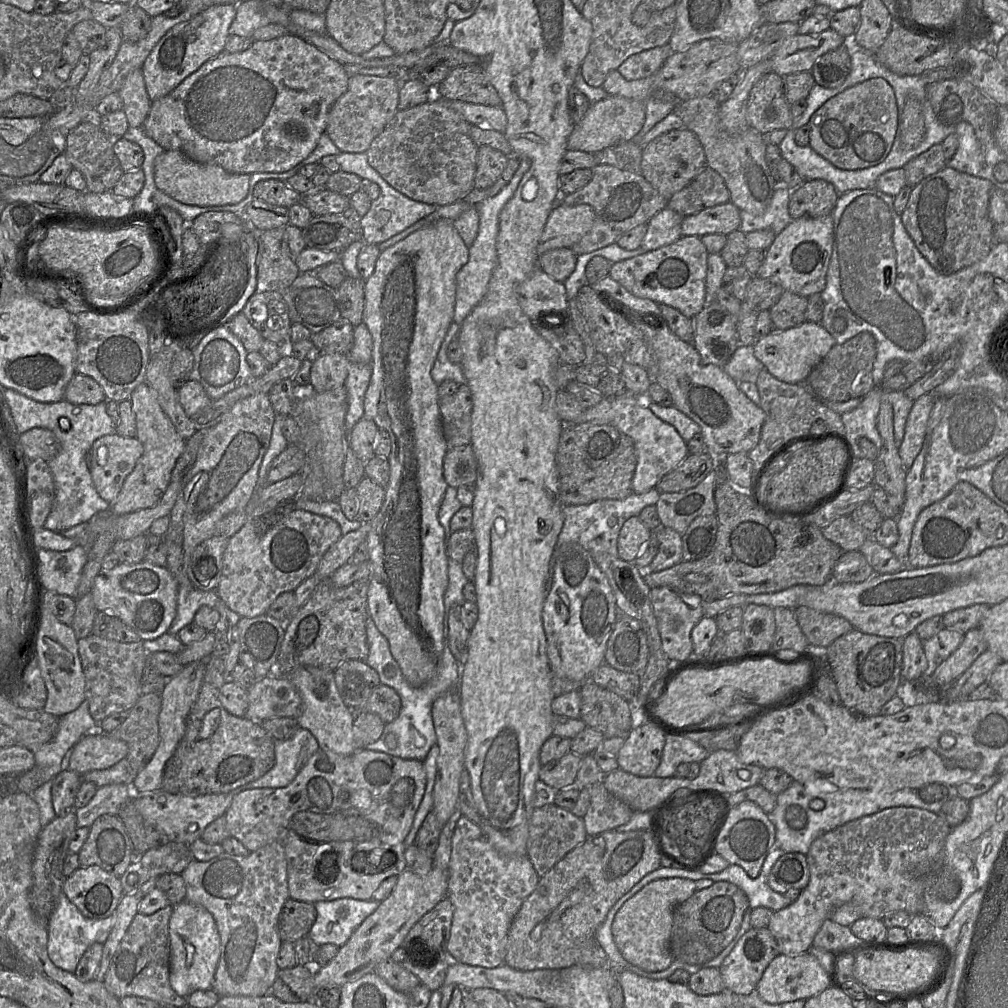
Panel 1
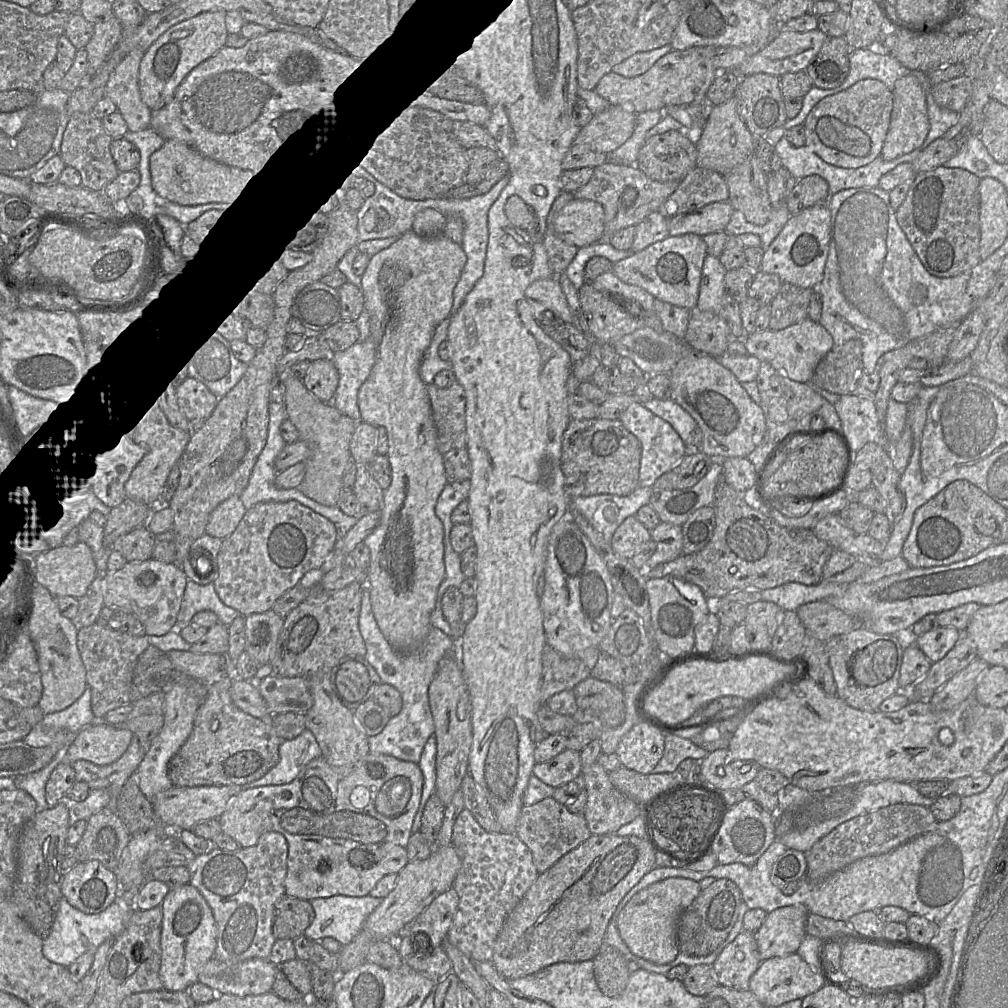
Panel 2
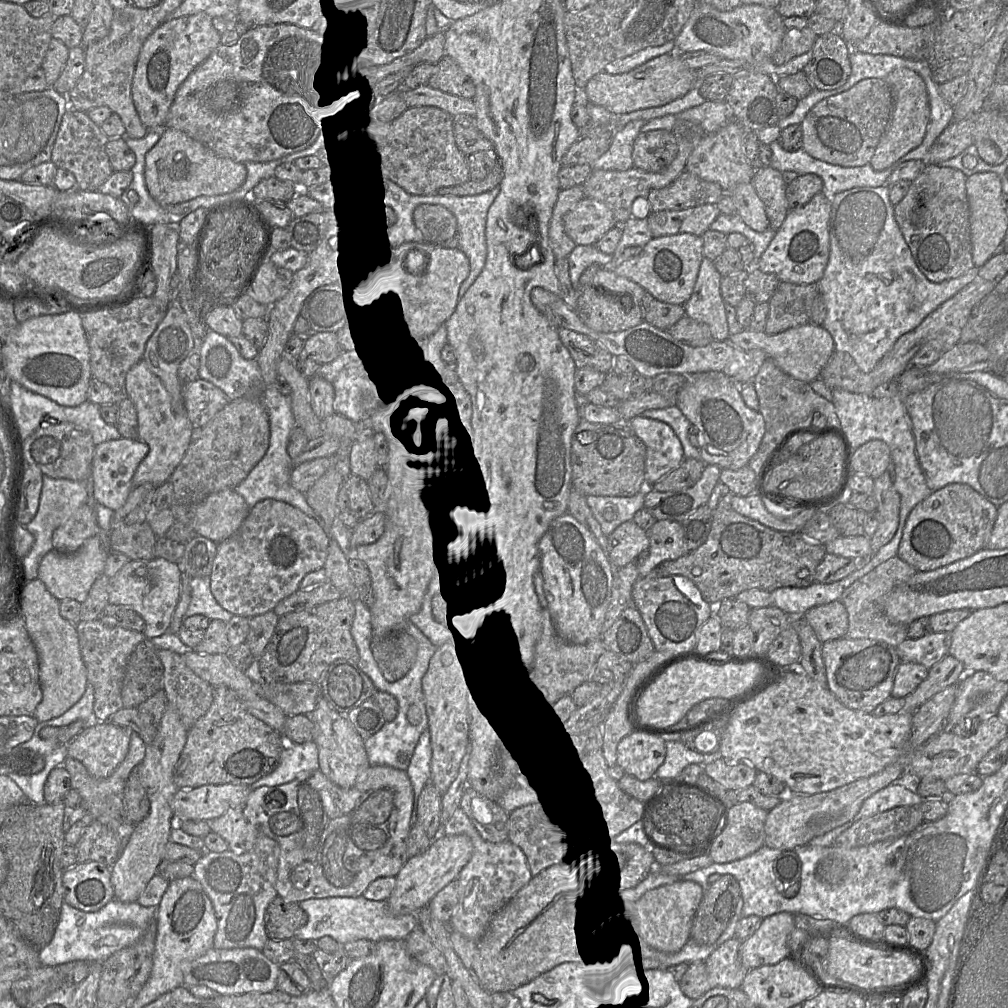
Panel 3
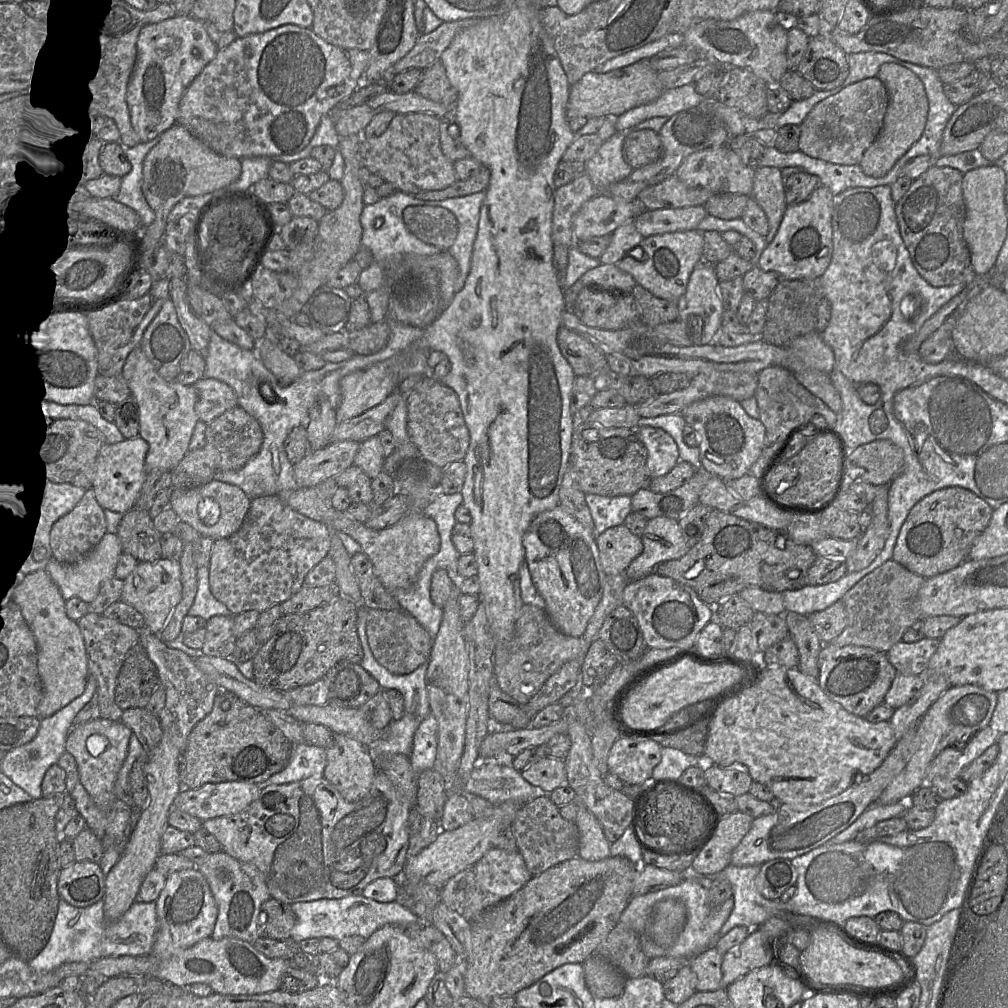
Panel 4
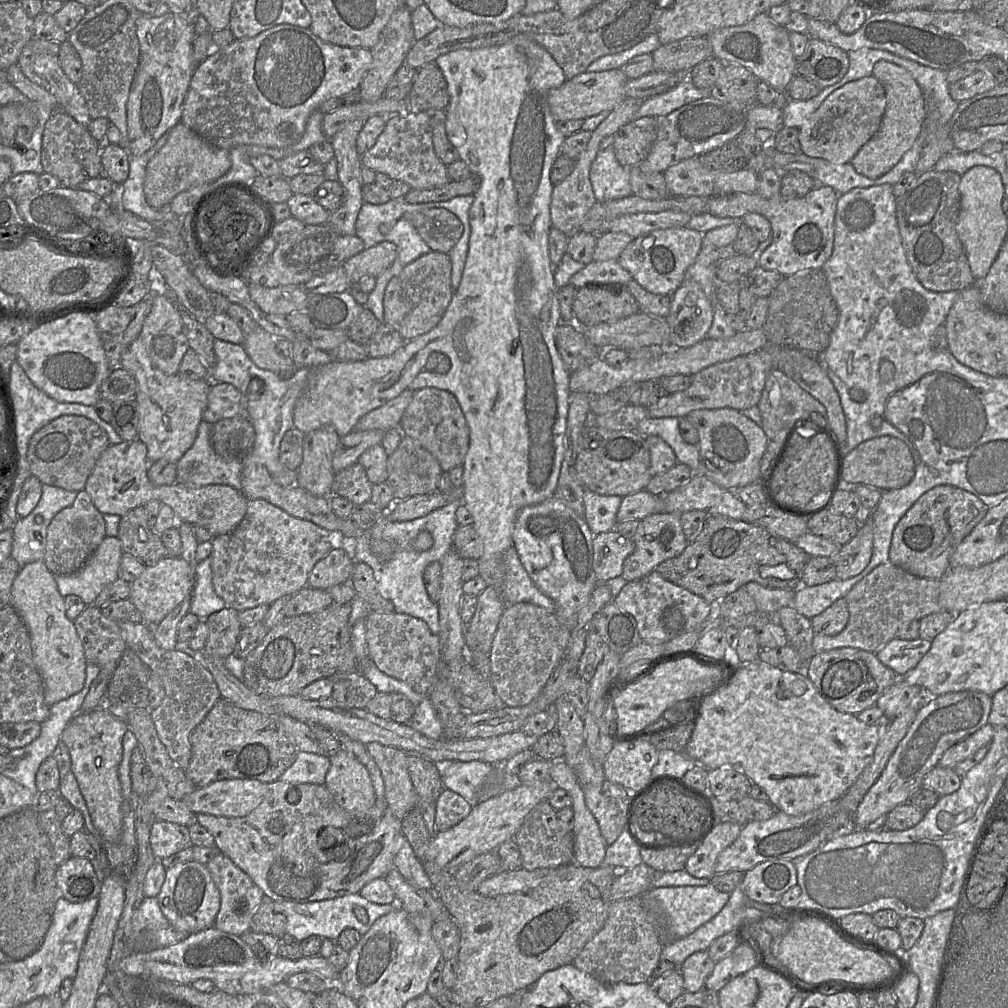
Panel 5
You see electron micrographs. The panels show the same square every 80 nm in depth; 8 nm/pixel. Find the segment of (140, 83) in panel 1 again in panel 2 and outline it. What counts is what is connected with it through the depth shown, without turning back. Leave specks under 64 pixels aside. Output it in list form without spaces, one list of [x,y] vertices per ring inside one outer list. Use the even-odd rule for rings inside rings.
[[[132,49],[111,73],[104,90],[104,97],[114,102],[132,132],[149,128],[152,116],[139,90],[139,68],[145,52]]]

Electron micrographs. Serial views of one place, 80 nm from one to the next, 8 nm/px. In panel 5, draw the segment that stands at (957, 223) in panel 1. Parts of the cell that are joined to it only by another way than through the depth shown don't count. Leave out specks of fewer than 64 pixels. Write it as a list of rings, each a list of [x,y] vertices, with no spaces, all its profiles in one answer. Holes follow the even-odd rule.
[[[931,169],[918,174],[907,192],[897,198],[897,222],[907,260],[919,282],[931,291],[960,291],[975,281],[956,230],[960,180],[953,171]]]

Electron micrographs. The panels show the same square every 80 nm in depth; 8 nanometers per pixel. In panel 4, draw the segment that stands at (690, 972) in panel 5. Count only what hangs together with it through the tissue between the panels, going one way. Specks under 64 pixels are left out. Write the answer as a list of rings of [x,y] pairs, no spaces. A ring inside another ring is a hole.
[[[710,946],[689,961],[692,971],[697,976],[697,991],[726,989],[723,987],[721,969],[724,954],[716,946]]]

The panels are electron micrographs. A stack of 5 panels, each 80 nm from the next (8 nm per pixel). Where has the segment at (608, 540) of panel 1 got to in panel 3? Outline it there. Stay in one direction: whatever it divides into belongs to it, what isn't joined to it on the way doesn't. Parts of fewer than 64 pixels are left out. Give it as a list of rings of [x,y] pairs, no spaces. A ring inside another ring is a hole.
[[[644,489],[632,496],[594,496],[584,498],[594,519],[599,523],[605,536],[620,524],[633,519],[634,514],[644,506]]]

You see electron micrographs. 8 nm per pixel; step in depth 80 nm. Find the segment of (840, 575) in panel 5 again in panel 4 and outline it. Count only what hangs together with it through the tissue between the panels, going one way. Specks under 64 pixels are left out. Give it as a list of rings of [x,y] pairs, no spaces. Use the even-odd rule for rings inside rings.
[[[888,485],[876,487],[877,495],[871,504],[872,522],[857,539],[854,553],[846,559],[847,573],[867,568],[883,550],[890,534]]]

